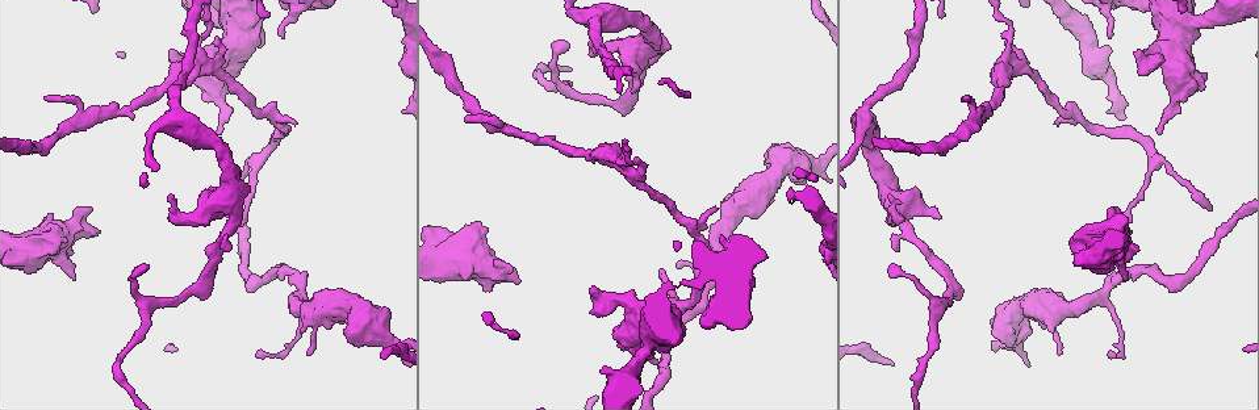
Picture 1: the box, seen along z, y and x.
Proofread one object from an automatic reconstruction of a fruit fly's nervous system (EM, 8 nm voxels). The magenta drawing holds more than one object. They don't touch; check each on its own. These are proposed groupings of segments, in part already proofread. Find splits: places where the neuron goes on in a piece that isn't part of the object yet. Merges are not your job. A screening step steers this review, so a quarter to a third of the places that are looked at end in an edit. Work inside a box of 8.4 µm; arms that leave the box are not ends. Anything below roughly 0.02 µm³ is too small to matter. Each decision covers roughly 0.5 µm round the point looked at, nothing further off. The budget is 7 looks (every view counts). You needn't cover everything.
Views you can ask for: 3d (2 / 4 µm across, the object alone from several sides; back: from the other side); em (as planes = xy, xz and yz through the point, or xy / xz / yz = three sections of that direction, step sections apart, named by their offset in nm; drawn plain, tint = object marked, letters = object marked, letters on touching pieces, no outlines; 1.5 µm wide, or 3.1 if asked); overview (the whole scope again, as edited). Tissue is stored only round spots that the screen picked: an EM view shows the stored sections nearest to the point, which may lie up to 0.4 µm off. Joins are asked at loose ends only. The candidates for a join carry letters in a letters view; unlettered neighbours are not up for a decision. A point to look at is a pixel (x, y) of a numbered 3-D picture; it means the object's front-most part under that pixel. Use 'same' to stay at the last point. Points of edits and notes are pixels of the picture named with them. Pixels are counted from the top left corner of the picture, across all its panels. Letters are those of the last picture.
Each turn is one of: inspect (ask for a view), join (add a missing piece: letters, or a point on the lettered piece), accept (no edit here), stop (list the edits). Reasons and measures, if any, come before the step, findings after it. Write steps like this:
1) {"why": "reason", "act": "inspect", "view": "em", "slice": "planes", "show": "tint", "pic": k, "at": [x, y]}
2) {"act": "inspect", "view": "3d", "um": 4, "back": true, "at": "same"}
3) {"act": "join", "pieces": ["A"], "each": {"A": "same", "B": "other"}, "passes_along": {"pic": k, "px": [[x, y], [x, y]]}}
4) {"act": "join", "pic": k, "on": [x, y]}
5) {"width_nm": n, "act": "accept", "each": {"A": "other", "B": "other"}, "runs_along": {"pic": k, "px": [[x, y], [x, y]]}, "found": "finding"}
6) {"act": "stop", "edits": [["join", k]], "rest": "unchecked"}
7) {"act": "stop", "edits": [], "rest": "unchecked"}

{"why": "an open end", "act": "inspect", "view": "3d", "um": 2, "pic": 1, "at": [45, 99]}

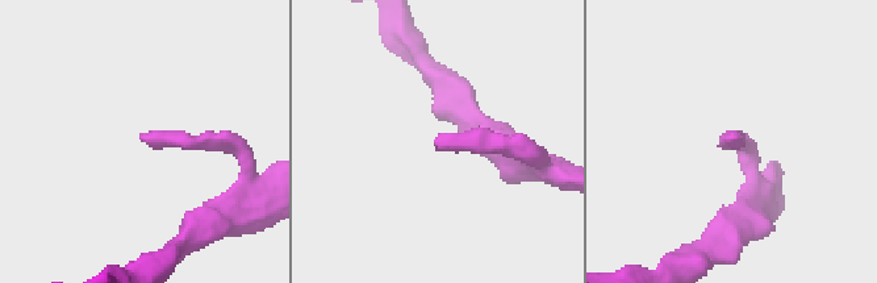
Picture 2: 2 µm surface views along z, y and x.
{"act": "inspect", "view": "em", "slice": "xy", "step": 4, "show": "letters", "pic": 2, "at": [140, 138]}

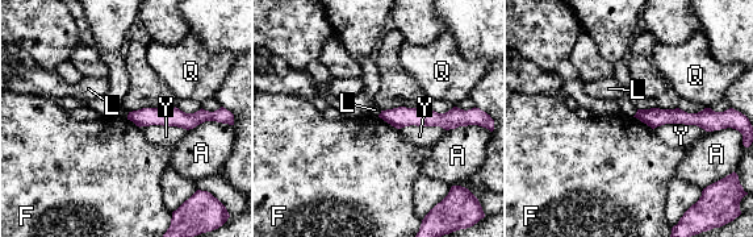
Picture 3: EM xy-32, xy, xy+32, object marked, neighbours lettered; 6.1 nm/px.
{"act": "inspect", "view": "em", "slice": "planes", "show": "letters", "at": "same"}

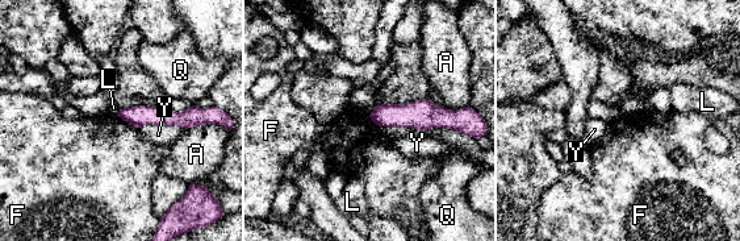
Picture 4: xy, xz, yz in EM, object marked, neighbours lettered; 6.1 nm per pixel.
{"act": "accept", "each": {"A": "other", "F": "other", "L": "other", "Q": "other", "Y": "other"}, "runs_along": {"pic": 4, "px": [[373, 115], [439, 116], [448, 123]]}, "found": "no lettered piece goes on from it"}

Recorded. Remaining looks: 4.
{"why": "thick end", "act": "inspect", "view": "3d", "um": 4, "pic": 1, "at": [91, 210]}

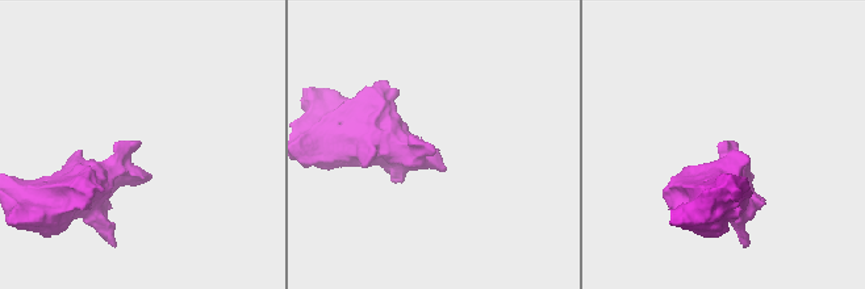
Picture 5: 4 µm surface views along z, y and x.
{"act": "inspect", "view": "em", "slice": "yz", "step": 8, "show": "tint", "pic": 5, "at": [735, 144]}

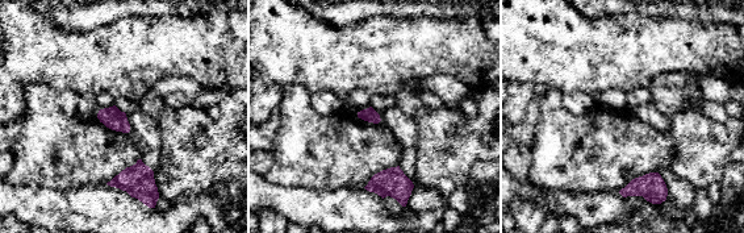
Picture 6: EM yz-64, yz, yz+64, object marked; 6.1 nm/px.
{"act": "inspect", "view": "em", "slice": "planes", "show": "letters", "at": "same"}

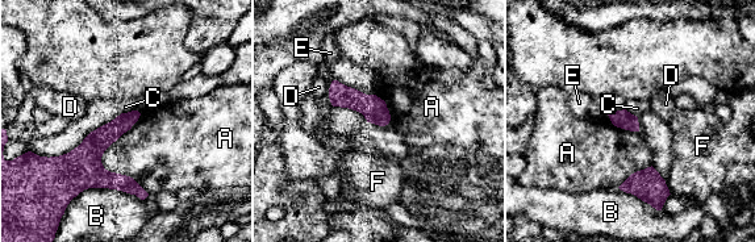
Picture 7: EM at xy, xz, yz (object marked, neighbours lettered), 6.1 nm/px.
{"act": "accept", "each": {"A": "other", "B": "other", "C": "other", "D": "other", "E": "other", "F": "other"}, "border": {"pic": 7, "px": [[137, 109], [121, 113]]}, "found": "none of them fits"}

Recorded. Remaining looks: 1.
{"why": "an open end", "act": "inspect", "view": "em", "slice": "planes", "show": "letters", "pic": 1, "at": [891, 195]}

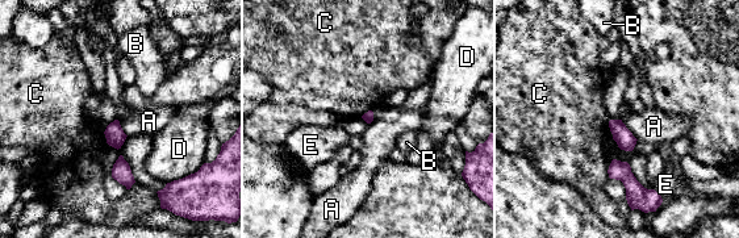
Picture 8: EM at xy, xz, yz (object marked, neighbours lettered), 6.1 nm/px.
{"act": "accept", "each": {"A": "other", "B": "other", "C": "other", "D": "other", "E": "other"}, "border": {"pic": 8, "px": [[621, 121], [637, 140]]}, "found": "no lettered piece goes on from it"}

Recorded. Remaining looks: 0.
{"act": "stop", "edits": [], "rest": "unchecked"}

